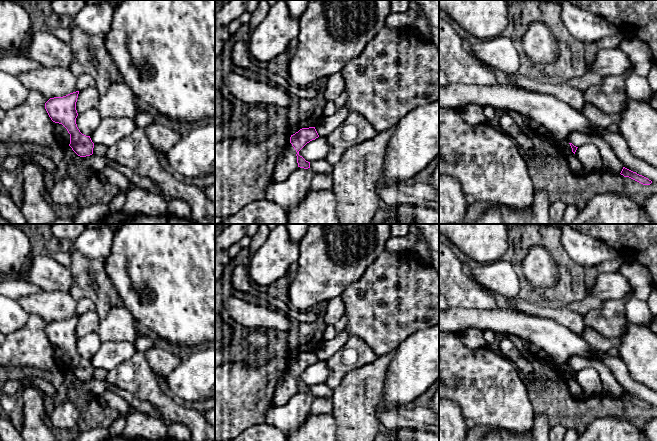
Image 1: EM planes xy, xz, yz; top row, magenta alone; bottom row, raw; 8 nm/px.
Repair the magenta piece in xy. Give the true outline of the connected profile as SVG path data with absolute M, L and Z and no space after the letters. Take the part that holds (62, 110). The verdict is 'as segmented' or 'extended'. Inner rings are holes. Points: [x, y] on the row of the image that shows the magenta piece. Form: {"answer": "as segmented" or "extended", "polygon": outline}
{"answer": "as segmented", "polygon": "M76 91L63 97L50 98L45 103L45 109L53 122L62 124L67 129L72 150L78 156L86 157L93 154L94 143L90 136L80 132L76 124L78 94L79 91Z"}

